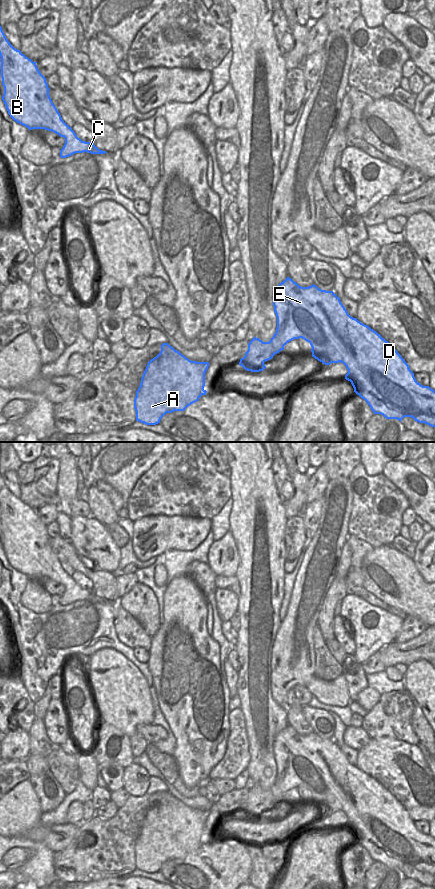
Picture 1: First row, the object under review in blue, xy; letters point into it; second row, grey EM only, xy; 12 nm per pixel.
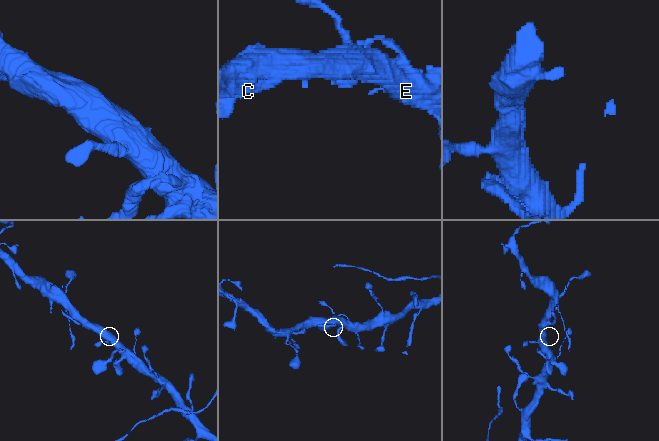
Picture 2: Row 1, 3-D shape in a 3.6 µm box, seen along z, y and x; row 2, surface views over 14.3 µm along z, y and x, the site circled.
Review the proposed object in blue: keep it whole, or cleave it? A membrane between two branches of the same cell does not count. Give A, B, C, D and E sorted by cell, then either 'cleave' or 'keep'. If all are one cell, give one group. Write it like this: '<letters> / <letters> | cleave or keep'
A B C D E | keep

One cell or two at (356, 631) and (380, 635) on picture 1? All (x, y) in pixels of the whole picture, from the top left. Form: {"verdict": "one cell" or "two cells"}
{"verdict": "one cell"}

